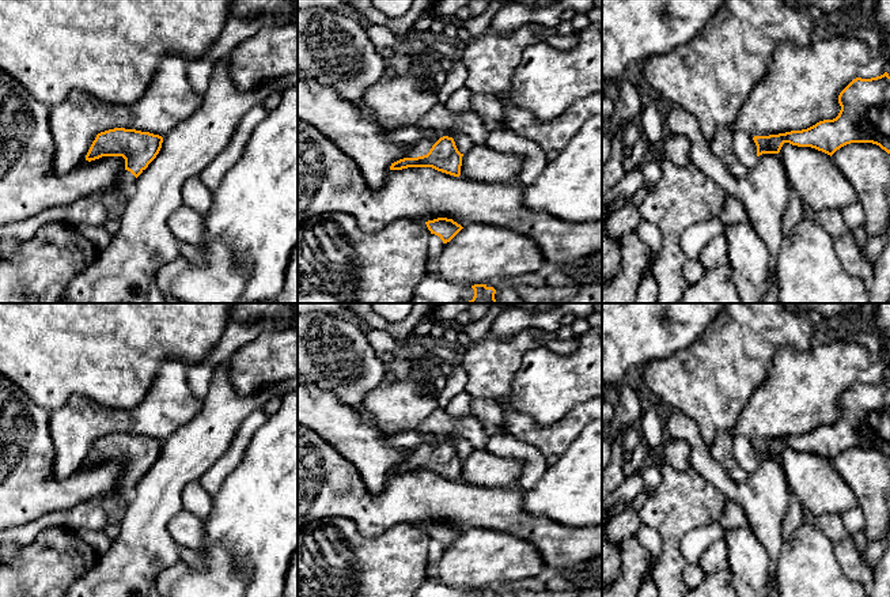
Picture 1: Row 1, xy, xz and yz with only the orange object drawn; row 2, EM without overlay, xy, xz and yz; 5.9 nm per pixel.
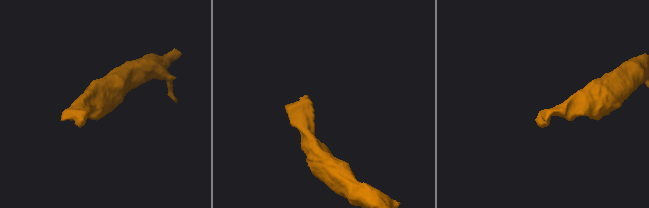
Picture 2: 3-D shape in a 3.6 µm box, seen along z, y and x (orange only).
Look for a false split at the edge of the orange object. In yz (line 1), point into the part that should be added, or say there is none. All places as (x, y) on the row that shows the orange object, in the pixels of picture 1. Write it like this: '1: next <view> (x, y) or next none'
1: next none

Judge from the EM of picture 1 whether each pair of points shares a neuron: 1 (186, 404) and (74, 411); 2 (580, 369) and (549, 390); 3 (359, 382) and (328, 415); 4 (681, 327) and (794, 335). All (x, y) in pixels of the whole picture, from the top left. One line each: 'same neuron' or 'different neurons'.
1: same neuron
2: same neuron
3: different neurons
4: different neurons

